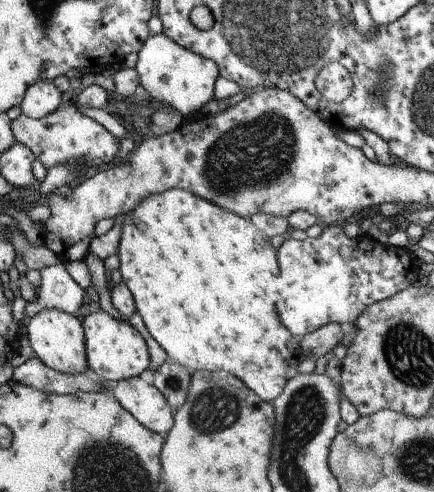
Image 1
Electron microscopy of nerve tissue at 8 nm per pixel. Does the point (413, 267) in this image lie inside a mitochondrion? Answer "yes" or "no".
no

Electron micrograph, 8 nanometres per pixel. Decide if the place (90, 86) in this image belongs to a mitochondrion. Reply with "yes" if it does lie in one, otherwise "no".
no

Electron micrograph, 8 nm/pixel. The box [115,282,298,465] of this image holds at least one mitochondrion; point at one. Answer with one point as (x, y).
(216, 409)

